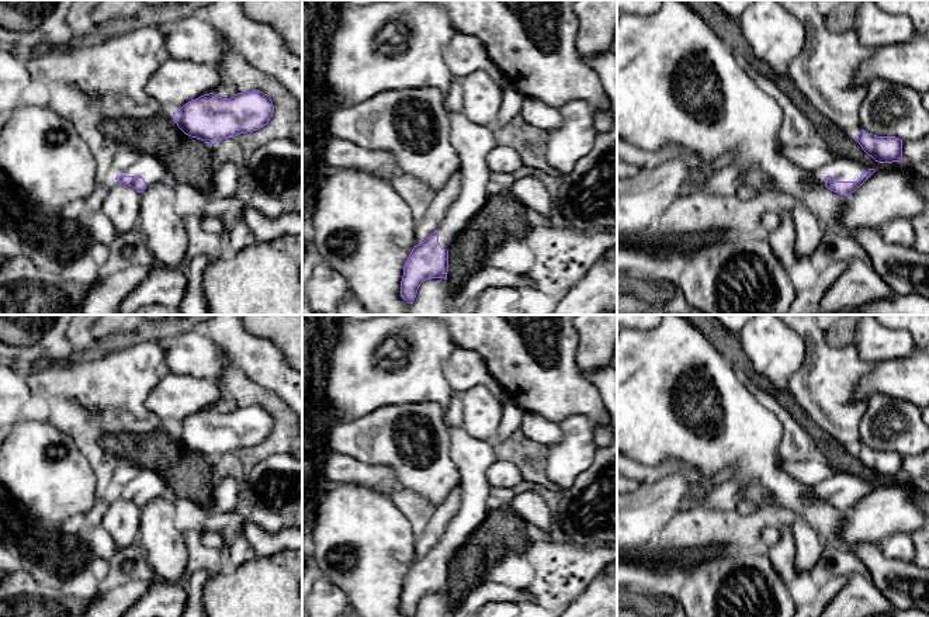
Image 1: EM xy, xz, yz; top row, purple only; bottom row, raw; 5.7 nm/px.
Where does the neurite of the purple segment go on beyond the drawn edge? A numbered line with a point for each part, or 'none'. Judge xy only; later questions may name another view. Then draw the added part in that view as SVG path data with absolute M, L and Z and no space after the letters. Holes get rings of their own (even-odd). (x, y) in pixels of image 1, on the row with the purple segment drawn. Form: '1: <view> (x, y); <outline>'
1: xy (149, 167); M141 155L139 159L118 176L141 176L146 181L146 188L162 181L171 181L167 169L153 156Z

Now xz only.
1: xz (472, 142); M448 112L448 117L450 141L460 157L461 186L436 230L440 246L447 250L491 195L486 157L498 145L491 126L478 125L462 112Z

